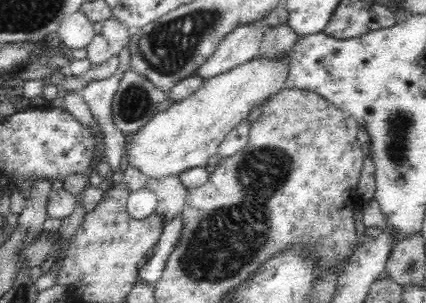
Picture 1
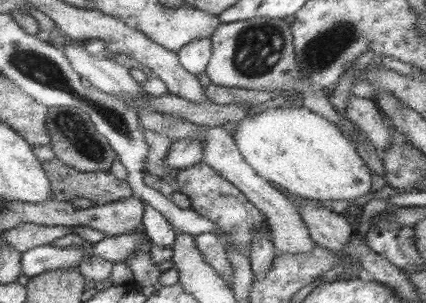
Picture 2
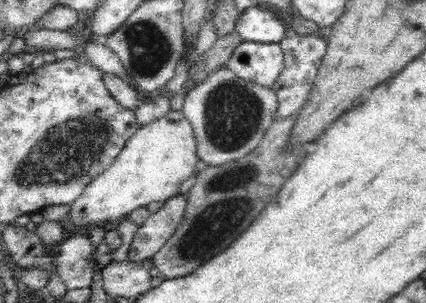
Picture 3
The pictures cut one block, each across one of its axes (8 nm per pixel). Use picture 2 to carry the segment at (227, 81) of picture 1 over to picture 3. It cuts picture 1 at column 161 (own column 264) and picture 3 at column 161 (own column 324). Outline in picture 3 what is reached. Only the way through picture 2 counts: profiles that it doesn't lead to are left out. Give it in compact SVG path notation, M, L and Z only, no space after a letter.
M184 110L180 112L168 112L166 116L140 126L136 130L136 134L132 134L132 138L126 142L126 146L122 148L122 152L116 156L116 160L110 164L110 168L106 168L96 180L92 180L88 184L88 188L84 190L84 194L70 204L70 218L74 226L112 226L114 220L118 220L122 214L130 214L134 208L140 206L148 206L152 202L160 202L160 200L168 200L176 194L180 194L182 184L192 176L198 174L202 168L202 160L198 156L198 140L194 134L194 128L190 124L190 120L186 118Z

